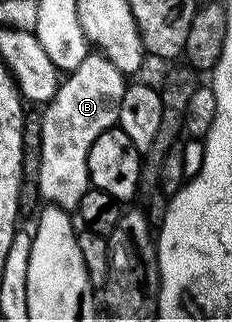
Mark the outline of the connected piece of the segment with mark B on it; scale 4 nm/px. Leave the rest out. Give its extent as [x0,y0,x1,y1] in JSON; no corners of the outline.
[38,53,127,209]

